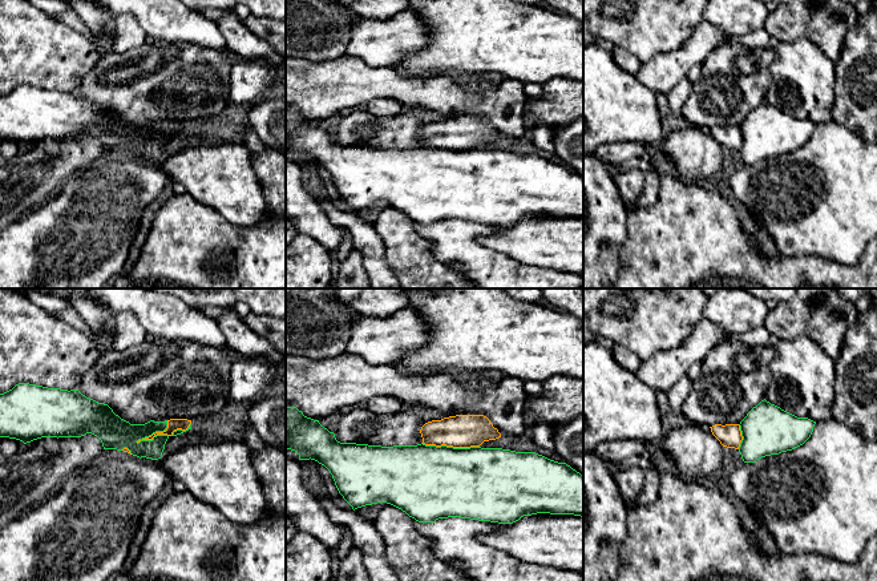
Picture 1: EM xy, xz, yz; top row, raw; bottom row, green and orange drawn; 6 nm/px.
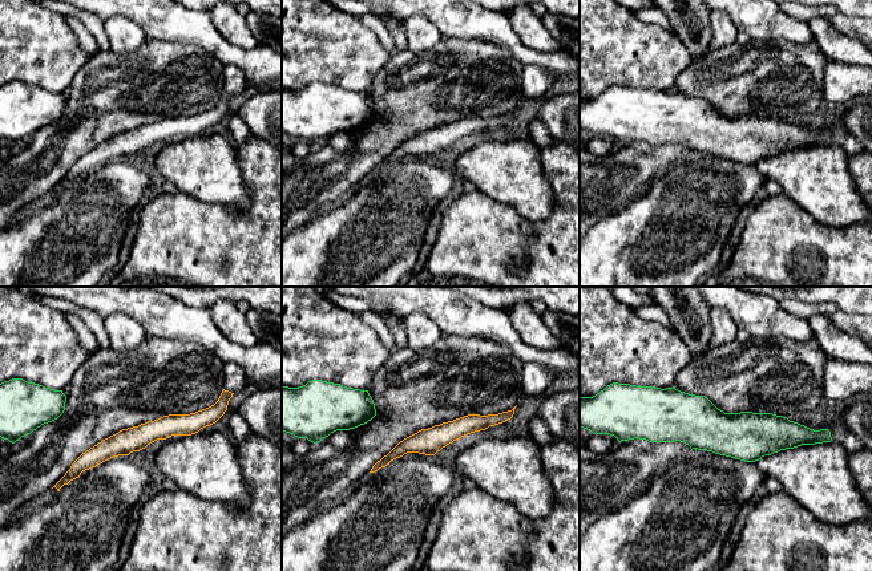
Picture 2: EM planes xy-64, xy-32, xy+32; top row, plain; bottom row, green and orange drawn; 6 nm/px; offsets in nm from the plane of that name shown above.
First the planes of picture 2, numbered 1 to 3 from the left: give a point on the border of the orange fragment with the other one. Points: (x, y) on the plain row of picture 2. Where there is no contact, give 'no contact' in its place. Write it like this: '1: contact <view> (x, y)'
1: no contact
2: no contact
3: no contact

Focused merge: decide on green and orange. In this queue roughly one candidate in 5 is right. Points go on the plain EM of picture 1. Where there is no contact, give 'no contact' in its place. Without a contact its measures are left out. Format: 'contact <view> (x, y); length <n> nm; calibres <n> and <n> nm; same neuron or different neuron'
contact xy (154, 134); length 240 nm; calibres 190 and 80 nm; different neuron

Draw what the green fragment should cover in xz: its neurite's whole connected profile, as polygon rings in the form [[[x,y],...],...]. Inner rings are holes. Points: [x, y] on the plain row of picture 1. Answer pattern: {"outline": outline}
{"outline": [[[296,109],[286,110],[286,150],[295,153],[299,162],[315,162],[324,168],[339,195],[357,211],[377,205],[391,206],[419,225],[435,225],[438,221],[461,219],[498,226],[513,226],[524,218],[537,215],[574,217],[583,219],[583,177],[566,165],[550,162],[536,154],[516,154],[502,150],[453,150],[436,148],[368,148],[340,145],[335,136],[319,122],[303,117]]]}

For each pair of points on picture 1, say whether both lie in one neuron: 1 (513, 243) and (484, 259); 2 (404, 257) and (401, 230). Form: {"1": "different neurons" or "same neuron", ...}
{"1": "different neurons", "2": "same neuron"}

